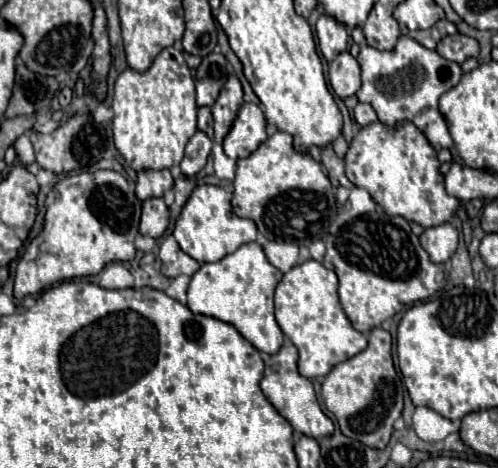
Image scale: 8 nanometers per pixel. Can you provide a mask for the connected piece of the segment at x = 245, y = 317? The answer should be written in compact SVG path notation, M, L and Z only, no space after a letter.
M248 242L222 260L200 266L190 280L188 308L194 314L212 316L220 322L232 324L260 352L276 354L284 344L284 334L274 318L274 290L280 278L282 272L268 262L262 246Z

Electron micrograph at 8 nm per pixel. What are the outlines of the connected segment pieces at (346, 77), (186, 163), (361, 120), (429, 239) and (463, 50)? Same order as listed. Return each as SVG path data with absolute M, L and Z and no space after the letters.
M340 52L328 70L330 76L330 86L340 98L354 96L356 90L360 88L360 64L358 60L348 52Z
M198 130L198 132L190 138L190 142L188 142L188 146L186 146L184 160L180 162L182 174L188 176L188 178L190 178L190 176L196 176L196 174L204 168L208 156L210 156L210 150L212 150L212 140L210 140L204 132Z
M358 104L354 108L354 118L356 118L356 122L360 126L366 126L366 124L370 124L370 122L376 120L376 112L374 112L374 108L370 104Z
M452 222L426 228L420 236L424 250L432 256L432 262L448 262L458 246L458 230Z
M456 34L456 36L446 36L444 40L440 40L436 50L446 60L462 64L468 58L476 58L480 52L480 46L474 38L464 36L464 34Z

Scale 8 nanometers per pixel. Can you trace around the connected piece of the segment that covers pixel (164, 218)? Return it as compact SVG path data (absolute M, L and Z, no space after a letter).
M152 198L144 202L140 218L140 234L160 238L170 224L170 214L162 198Z

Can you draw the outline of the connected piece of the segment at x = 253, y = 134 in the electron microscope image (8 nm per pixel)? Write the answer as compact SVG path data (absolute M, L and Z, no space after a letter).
M244 104L228 136L224 138L226 156L238 160L250 156L266 140L266 118L258 104Z

